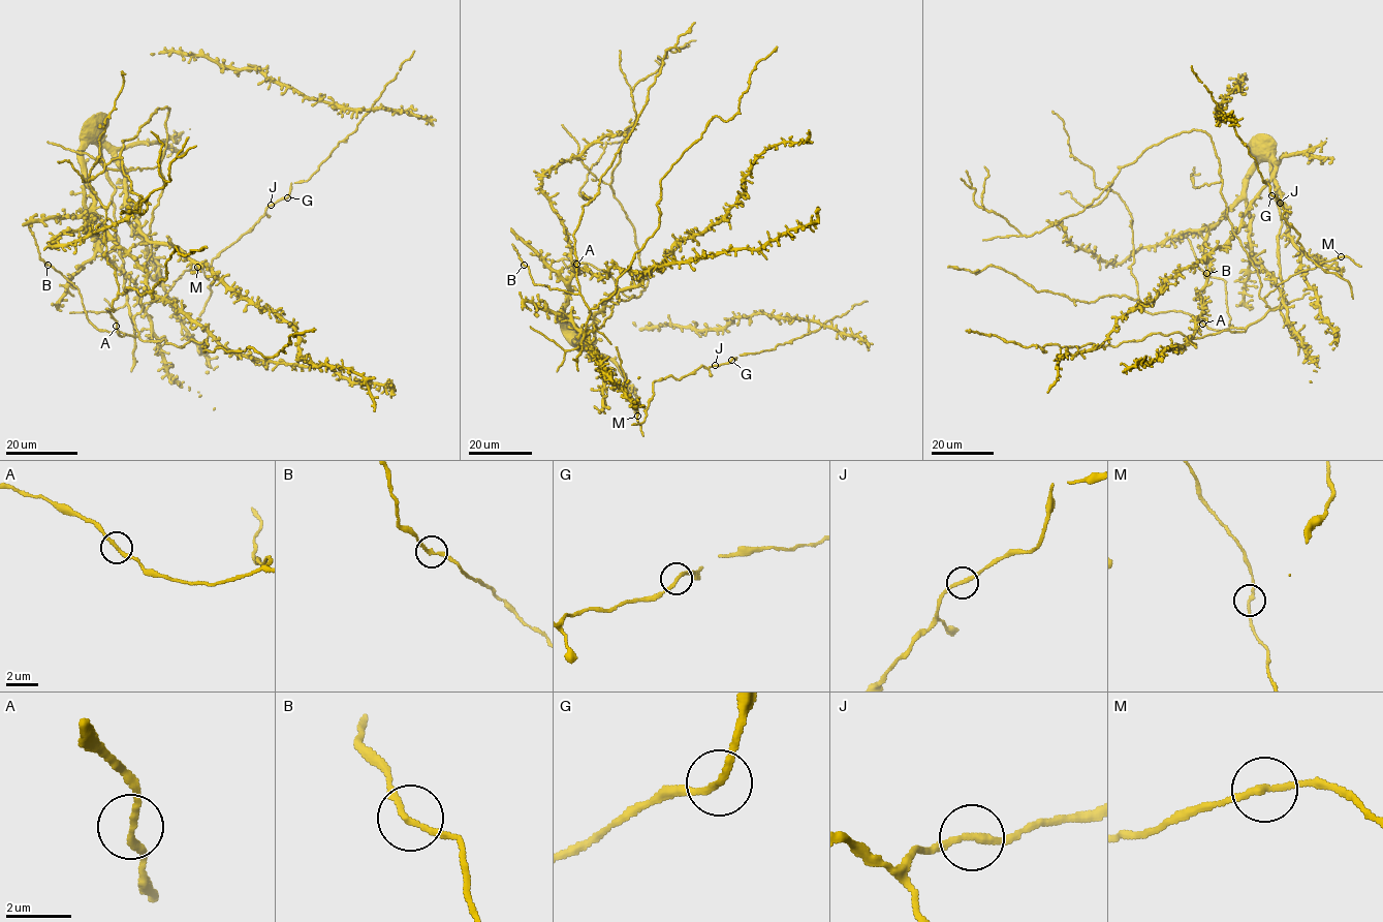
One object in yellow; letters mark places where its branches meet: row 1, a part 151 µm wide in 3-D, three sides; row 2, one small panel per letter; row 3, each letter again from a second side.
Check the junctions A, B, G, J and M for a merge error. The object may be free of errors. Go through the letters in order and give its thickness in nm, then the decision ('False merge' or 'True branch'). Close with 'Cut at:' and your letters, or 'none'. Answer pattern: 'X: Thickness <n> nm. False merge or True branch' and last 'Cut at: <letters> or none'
A: Thickness 200 nm. True branch
B: Thickness 190 nm. True branch
G: Thickness 200 nm. True branch
J: Thickness 200 nm. True branch
M: Thickness 200 nm. True branch
Cut at: none

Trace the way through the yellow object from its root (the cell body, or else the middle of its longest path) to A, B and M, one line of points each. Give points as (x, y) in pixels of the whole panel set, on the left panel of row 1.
A: (133, 317), (138, 332), (136, 336), (121, 336), (116, 326)
B: (133, 317), (138, 332), (136, 336), (97, 329), (87, 318), (79, 289), (48, 265)
M: (133, 317), (145, 303), (167, 293), (184, 272), (197, 267)

